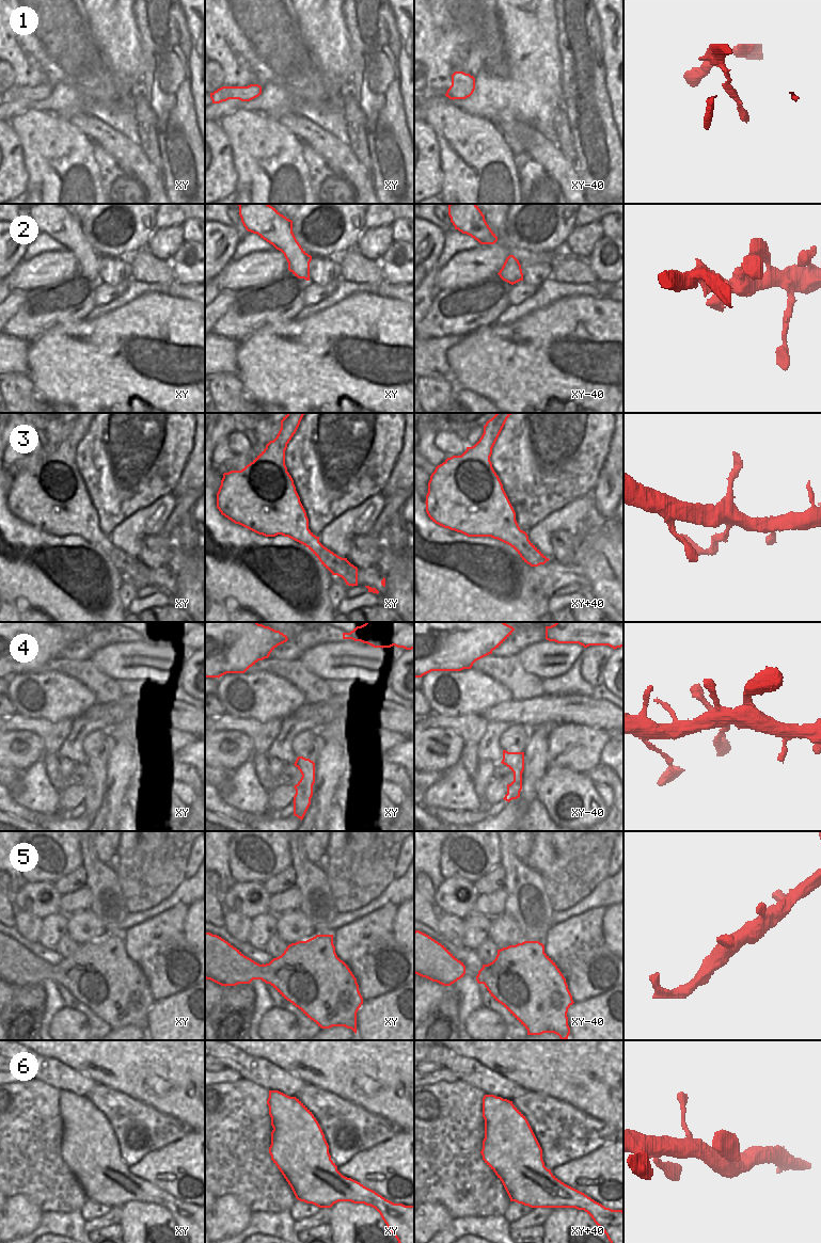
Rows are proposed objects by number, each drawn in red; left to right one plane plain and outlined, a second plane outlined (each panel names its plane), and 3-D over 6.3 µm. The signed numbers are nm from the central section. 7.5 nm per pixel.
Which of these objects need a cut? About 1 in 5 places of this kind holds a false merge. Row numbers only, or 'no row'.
3

